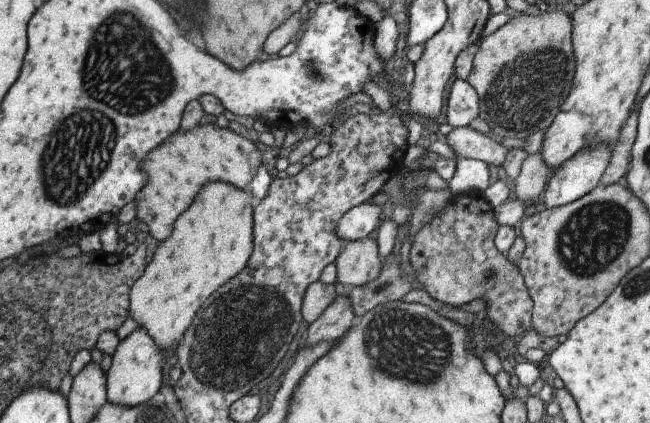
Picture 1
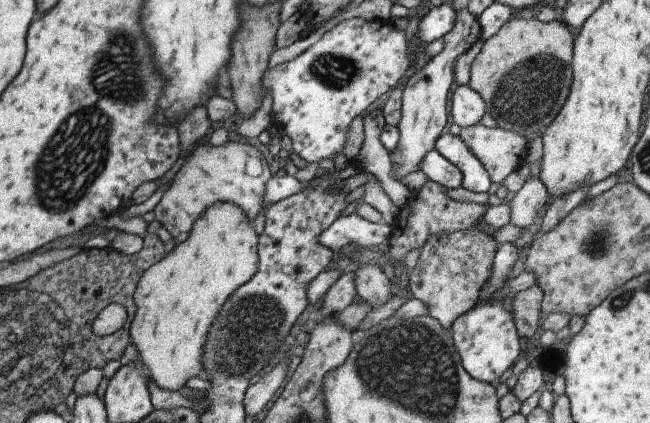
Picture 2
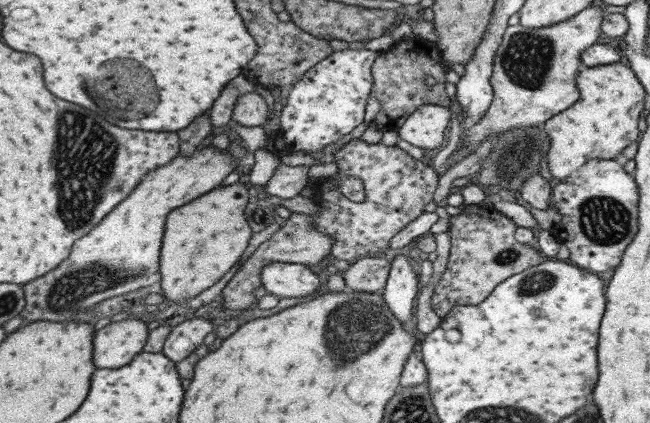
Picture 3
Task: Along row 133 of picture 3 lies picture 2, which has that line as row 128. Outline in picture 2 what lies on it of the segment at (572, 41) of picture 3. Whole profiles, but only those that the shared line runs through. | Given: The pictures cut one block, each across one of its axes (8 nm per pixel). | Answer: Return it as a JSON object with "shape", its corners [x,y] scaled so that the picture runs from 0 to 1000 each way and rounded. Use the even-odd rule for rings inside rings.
{"shape":[[[740,291],[712,303],[706,319],[714,345],[723,350],[723,359],[748,397],[755,428],[766,435],[809,381],[812,329],[818,324],[766,298],[752,303]]]}

